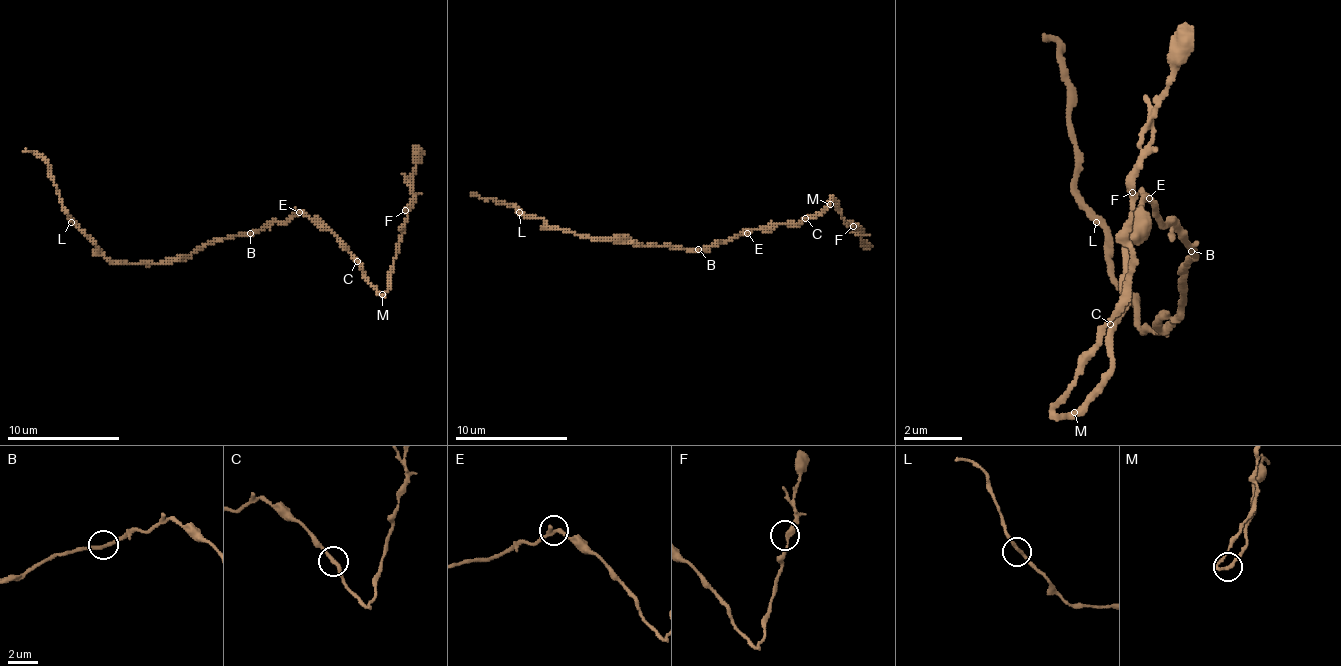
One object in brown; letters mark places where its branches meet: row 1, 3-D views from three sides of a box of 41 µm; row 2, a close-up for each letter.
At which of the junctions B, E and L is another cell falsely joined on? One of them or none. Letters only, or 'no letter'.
E

